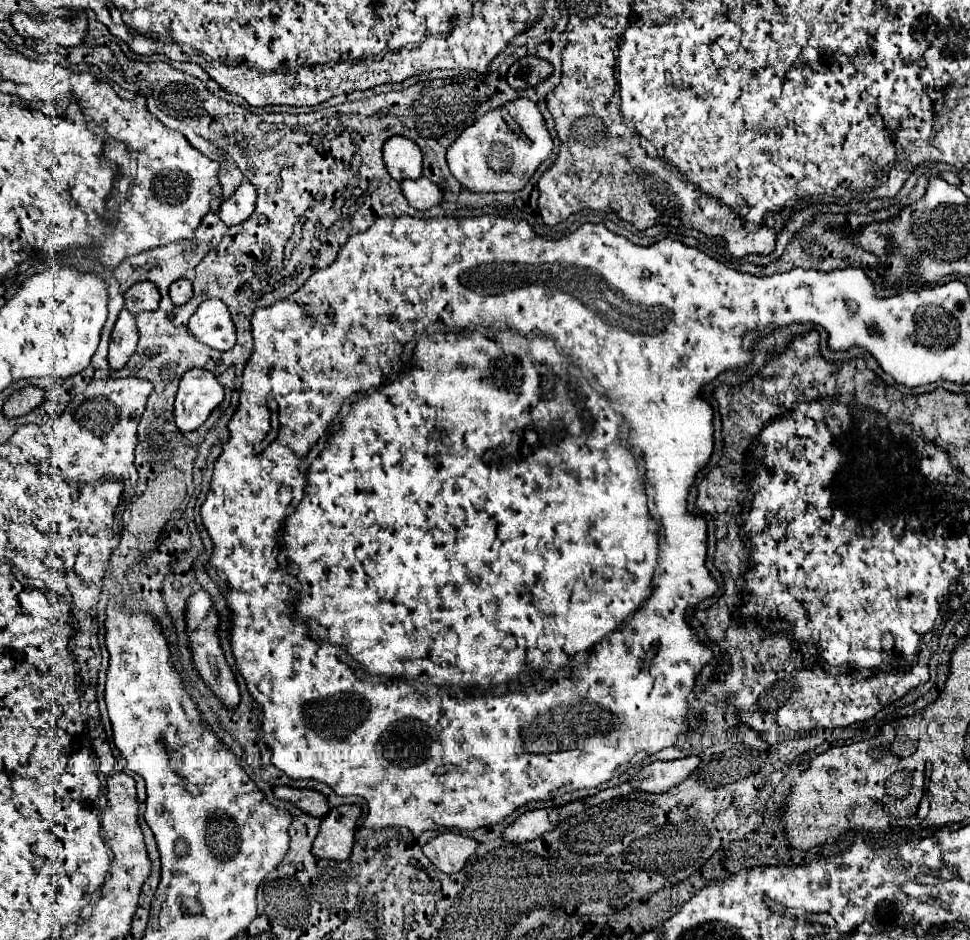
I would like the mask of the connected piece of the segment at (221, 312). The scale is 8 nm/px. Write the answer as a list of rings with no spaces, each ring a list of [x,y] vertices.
[[[205,300],[189,320],[189,332],[215,350],[231,350],[235,346],[235,324],[229,308],[221,300]]]

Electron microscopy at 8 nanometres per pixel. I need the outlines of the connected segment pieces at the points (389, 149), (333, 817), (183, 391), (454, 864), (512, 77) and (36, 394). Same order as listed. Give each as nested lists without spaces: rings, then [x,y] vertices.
[[[391,136],[383,144],[383,160],[389,174],[399,182],[421,176],[421,150],[403,136]]]
[[[357,804],[331,808],[321,820],[321,830],[313,842],[313,854],[317,858],[347,860],[353,850],[355,822],[359,814],[361,808]]]
[[[193,368],[183,374],[175,398],[175,424],[181,432],[197,430],[209,414],[223,402],[223,386],[215,374],[203,368]]]
[[[447,830],[431,838],[423,846],[423,852],[441,872],[451,874],[451,872],[459,872],[465,866],[465,860],[475,852],[475,848],[477,842],[473,838],[463,834],[453,834]]]
[[[523,56],[515,64],[511,64],[507,72],[507,82],[515,90],[527,90],[531,86],[537,86],[541,80],[547,78],[551,70],[551,64],[537,56]]]
[[[27,386],[9,396],[9,400],[3,406],[3,414],[7,418],[23,416],[23,414],[31,412],[33,408],[37,408],[45,398],[47,398],[47,390],[43,390],[39,386]]]

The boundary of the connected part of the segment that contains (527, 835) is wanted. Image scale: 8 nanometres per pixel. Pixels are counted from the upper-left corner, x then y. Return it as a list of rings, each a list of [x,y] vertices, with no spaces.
[[[537,808],[531,812],[521,814],[513,824],[509,824],[503,830],[503,838],[507,842],[529,842],[531,838],[537,838],[539,834],[545,834],[553,830],[557,822],[551,818],[549,808]]]

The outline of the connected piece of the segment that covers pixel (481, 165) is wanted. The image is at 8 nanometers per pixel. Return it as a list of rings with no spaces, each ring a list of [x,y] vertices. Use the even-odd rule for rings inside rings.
[[[517,98],[467,126],[447,148],[445,158],[451,174],[469,192],[519,192],[537,166],[551,154],[551,148],[553,140],[535,102]]]

